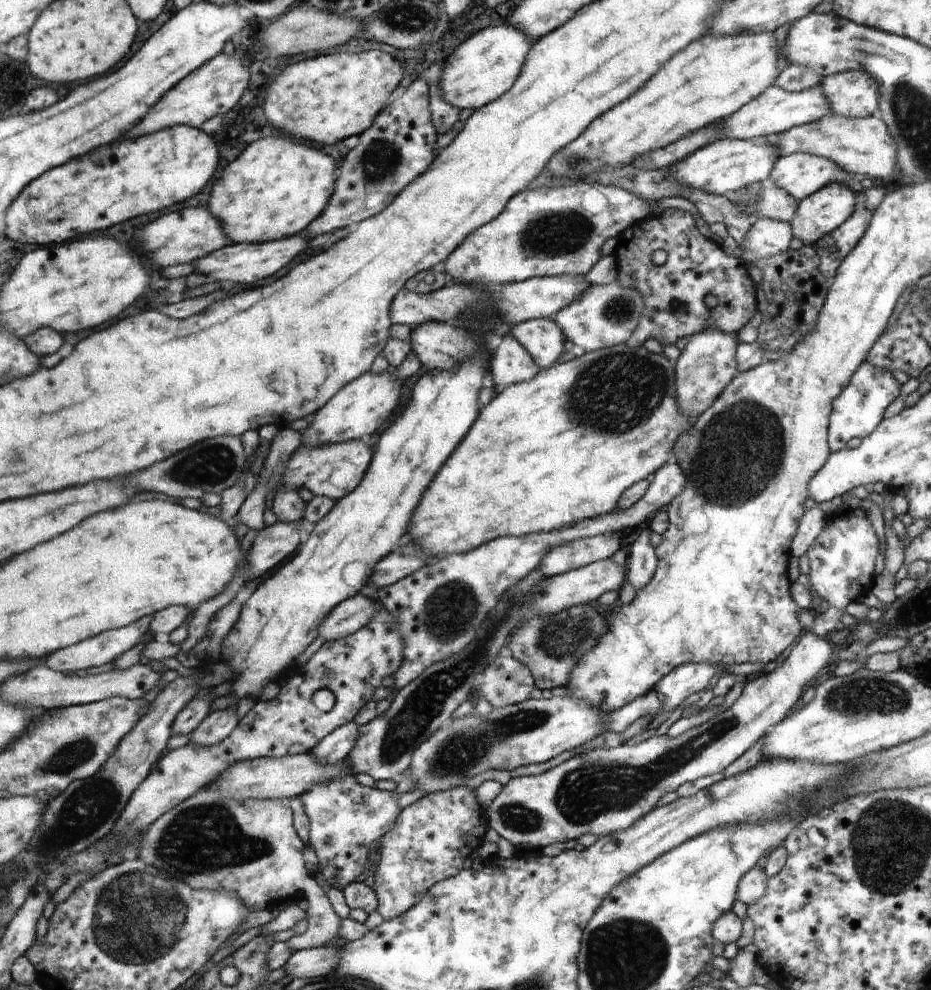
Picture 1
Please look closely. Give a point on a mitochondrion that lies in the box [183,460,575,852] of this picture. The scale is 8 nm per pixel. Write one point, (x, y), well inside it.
(412, 719)

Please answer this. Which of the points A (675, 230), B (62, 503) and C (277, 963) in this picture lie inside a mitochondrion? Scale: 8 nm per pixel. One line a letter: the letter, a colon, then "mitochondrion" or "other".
A: other
B: other
C: other

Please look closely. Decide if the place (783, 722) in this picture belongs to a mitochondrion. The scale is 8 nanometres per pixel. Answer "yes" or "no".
no

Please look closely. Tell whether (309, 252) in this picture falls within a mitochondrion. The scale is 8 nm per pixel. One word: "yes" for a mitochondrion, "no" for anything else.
no

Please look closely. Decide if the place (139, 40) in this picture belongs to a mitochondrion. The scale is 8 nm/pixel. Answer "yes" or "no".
no

